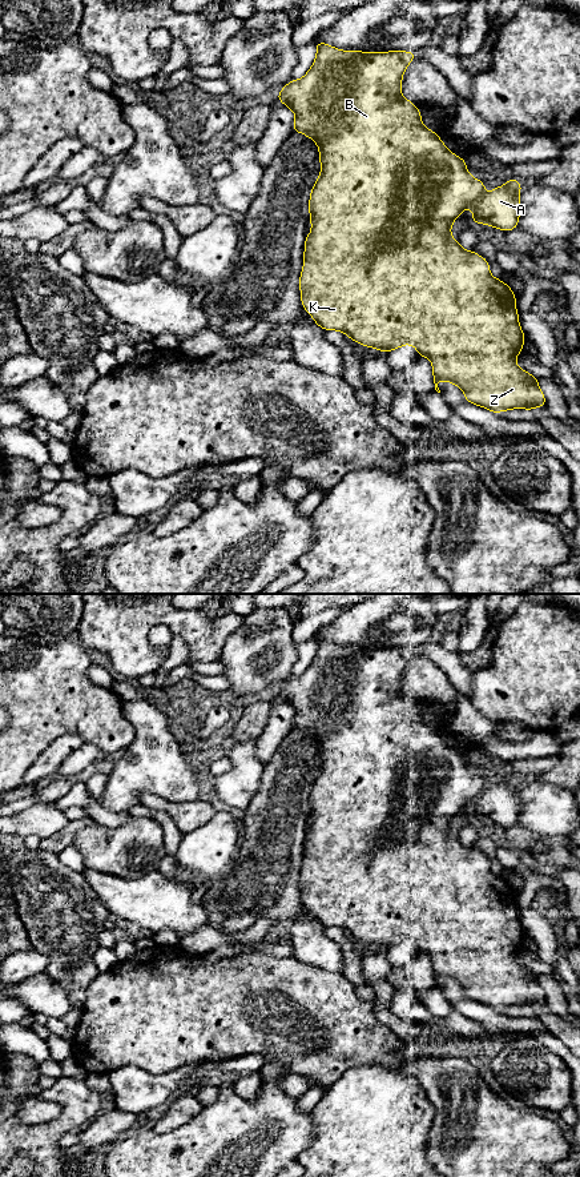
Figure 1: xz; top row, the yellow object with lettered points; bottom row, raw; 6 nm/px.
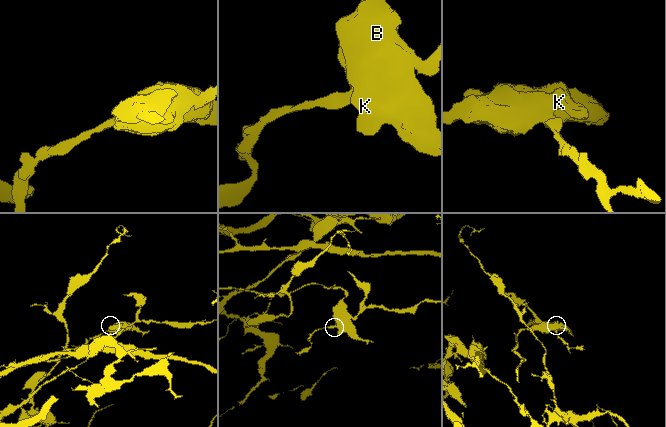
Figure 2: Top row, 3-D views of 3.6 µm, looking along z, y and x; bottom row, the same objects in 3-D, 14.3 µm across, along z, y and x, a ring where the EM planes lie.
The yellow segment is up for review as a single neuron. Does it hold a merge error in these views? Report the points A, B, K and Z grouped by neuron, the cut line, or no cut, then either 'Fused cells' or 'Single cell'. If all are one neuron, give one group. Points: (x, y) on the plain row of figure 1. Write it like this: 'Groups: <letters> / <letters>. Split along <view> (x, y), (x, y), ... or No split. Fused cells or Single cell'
Groups: A / B K Z. Split along xz (484, 790), (472, 803). Fused cells

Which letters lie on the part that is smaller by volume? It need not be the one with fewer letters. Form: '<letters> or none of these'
A

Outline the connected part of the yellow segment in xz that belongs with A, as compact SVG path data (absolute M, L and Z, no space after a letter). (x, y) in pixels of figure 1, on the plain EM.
M508 774L508 779L484 790L472 803L472 819L509 828L517 824L520 812L519 791L521 780Z

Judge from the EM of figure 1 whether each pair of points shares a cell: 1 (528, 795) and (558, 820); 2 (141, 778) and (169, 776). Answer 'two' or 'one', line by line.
1: one
2: one

